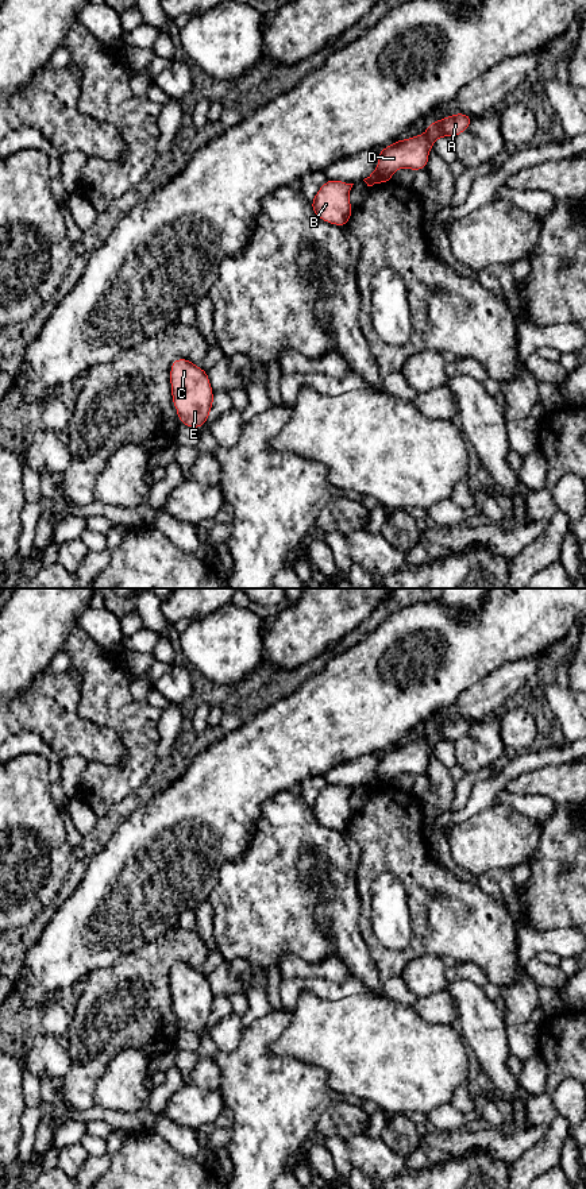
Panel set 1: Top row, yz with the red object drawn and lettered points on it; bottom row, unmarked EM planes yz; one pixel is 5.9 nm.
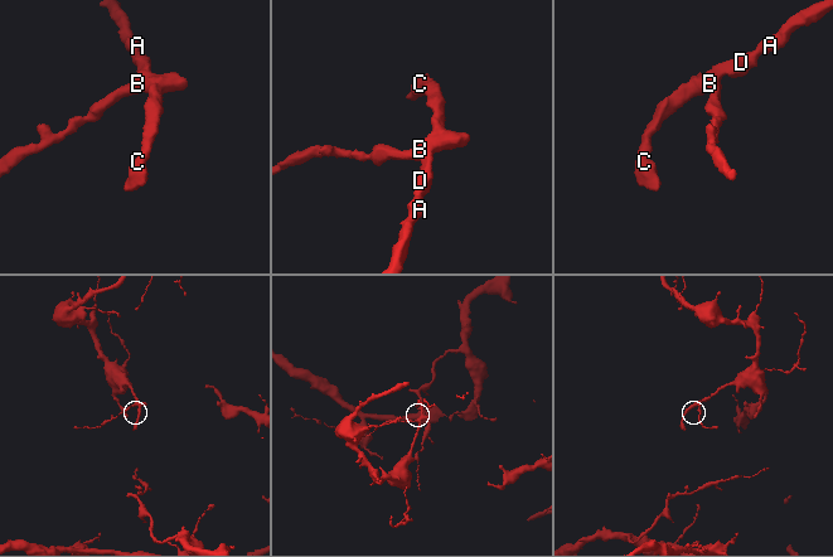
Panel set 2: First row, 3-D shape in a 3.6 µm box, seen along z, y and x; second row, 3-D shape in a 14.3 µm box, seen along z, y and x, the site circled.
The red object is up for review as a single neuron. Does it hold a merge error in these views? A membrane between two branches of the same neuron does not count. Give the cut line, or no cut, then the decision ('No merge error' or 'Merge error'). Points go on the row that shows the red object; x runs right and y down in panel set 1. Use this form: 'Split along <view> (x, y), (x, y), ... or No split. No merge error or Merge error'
No split. No merge error

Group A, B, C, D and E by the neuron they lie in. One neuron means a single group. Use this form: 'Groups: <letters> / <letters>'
Groups: A B C D E

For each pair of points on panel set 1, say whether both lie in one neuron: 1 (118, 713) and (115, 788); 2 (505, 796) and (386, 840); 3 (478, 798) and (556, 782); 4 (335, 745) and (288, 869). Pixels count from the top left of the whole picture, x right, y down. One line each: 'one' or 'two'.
1: one
2: two
3: two
4: two

